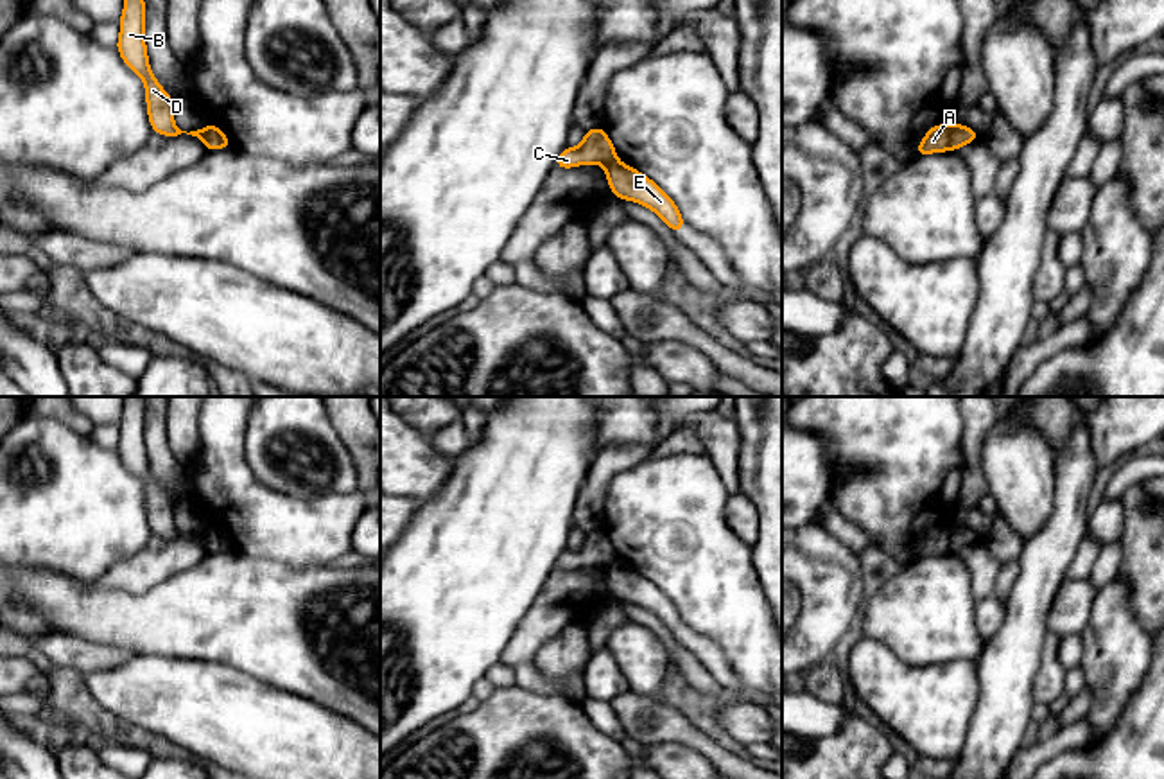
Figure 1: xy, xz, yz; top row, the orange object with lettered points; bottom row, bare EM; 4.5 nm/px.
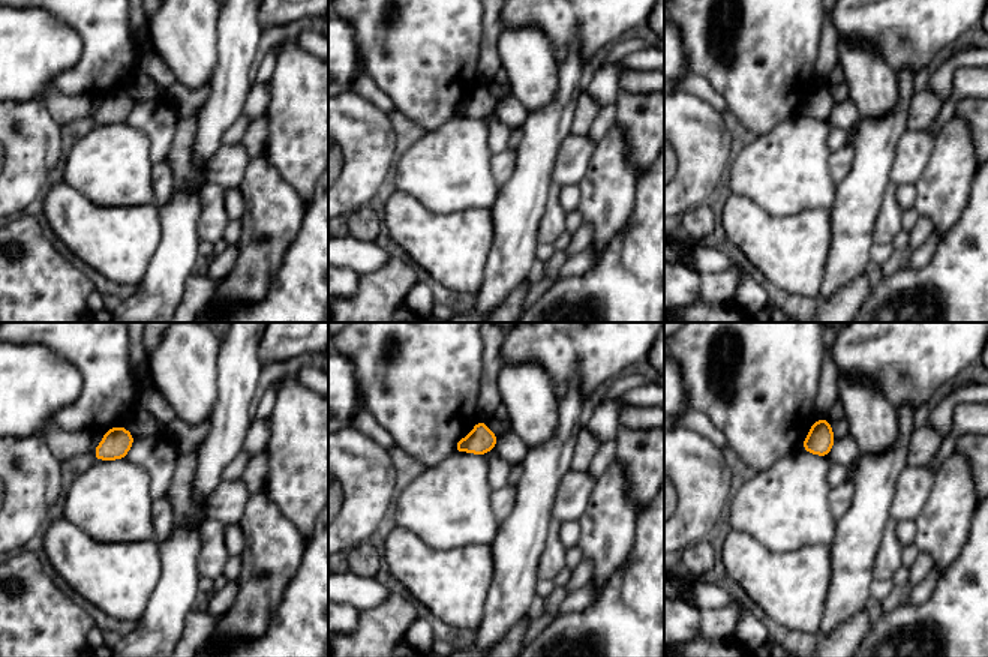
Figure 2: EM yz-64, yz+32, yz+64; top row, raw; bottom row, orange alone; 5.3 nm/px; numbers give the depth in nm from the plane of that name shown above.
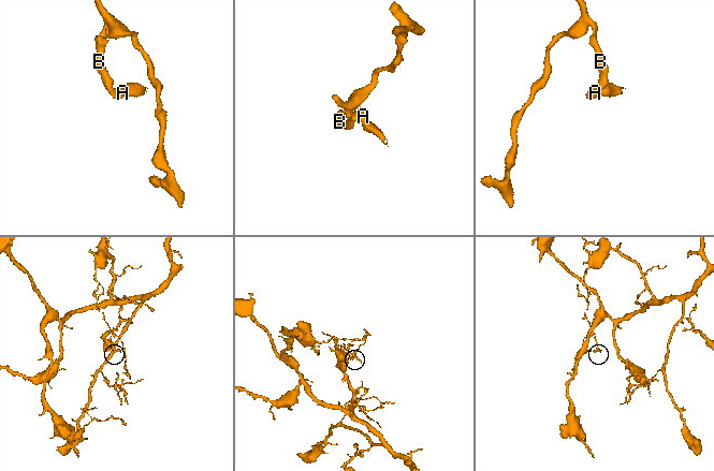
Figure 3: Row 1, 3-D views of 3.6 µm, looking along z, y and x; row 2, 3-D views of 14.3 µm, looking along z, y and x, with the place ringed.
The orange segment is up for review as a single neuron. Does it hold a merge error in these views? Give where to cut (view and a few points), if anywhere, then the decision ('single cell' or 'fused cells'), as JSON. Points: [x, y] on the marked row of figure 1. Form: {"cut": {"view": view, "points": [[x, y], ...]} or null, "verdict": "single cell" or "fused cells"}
{"cut": {"view": "yz", "points": [[947, 124], [951, 149]]}, "verdict": "fused cells"}

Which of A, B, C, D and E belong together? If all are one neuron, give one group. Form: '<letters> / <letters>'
A B C D / E

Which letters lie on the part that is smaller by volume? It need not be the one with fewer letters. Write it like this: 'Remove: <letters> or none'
Remove: E

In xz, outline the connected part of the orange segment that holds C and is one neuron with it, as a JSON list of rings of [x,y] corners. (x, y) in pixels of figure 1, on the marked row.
[[[597,126],[588,131],[585,131],[583,140],[578,147],[565,147],[556,162],[554,167],[560,169],[574,169],[579,165],[608,165],[612,162],[617,162],[617,151],[606,135],[606,131]]]

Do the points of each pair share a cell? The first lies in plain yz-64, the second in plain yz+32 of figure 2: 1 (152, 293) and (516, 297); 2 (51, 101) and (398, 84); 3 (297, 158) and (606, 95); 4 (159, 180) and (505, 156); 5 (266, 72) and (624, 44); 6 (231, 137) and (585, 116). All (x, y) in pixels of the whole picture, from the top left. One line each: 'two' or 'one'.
1: two
2: two
3: two
4: one
5: one
6: one

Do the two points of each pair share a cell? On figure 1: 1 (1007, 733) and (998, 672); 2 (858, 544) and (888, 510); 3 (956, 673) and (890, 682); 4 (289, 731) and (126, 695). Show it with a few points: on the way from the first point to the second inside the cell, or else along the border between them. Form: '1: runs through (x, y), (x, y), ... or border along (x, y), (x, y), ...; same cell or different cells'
1: runs through (1005, 718), (1005, 686); same cell
2: border along (834, 507), (874, 546); different cells
3: runs through (940, 682), (906, 682); same cell
4: runs through (248, 727), (167, 695); same cell

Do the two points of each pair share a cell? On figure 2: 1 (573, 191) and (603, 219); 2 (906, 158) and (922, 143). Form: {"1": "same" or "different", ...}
{"1": "different", "2": "same"}

